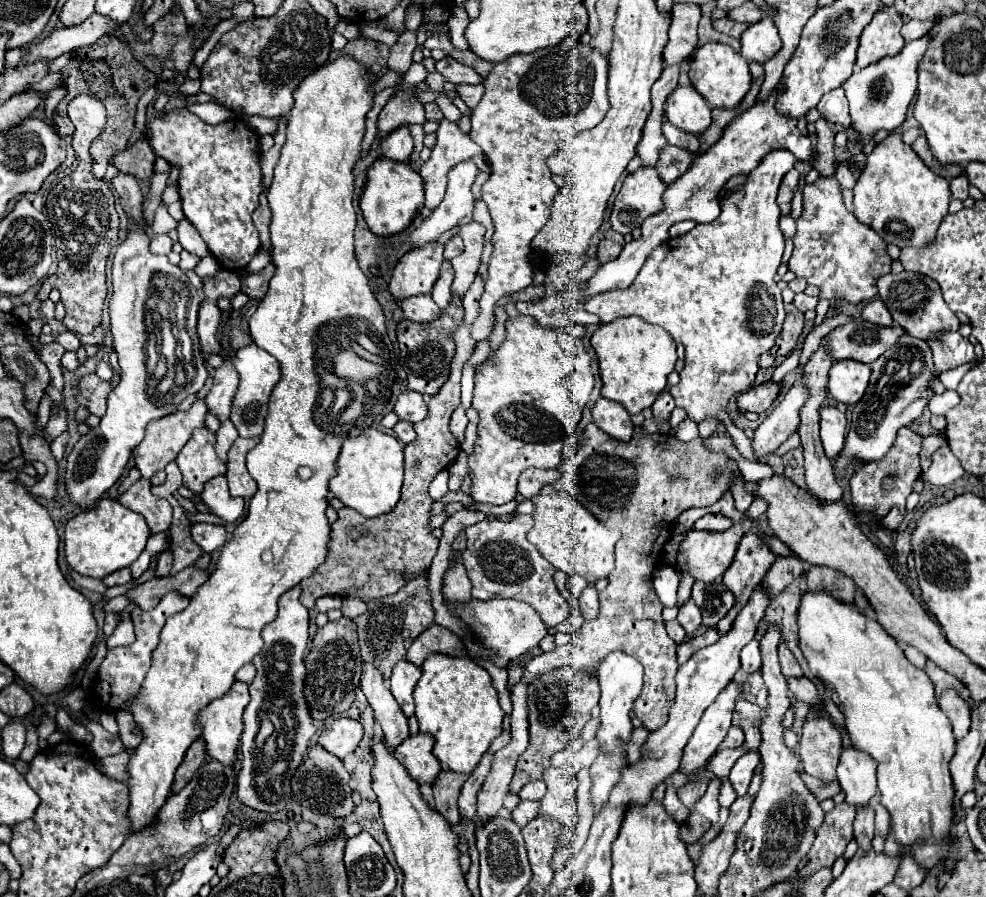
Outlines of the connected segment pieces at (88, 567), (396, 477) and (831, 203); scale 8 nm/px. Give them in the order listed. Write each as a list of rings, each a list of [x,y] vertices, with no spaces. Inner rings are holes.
[[[102,498],[96,508],[84,510],[66,522],[64,552],[72,570],[90,578],[104,578],[120,568],[130,566],[144,550],[150,536],[144,516],[132,512],[116,500]]]
[[[366,428],[356,438],[346,438],[338,456],[338,476],[330,480],[330,492],[344,502],[344,506],[354,508],[366,518],[390,512],[400,500],[400,488],[404,480],[404,452],[402,444],[378,430]]]
[[[818,178],[814,184],[804,186],[804,210],[800,218],[796,220],[796,234],[794,234],[794,252],[790,258],[788,268],[798,276],[804,278],[808,284],[820,288],[820,300],[846,300],[850,304],[860,304],[860,302],[870,302],[876,294],[876,282],[880,276],[890,272],[892,258],[886,252],[884,240],[872,232],[872,228],[864,226],[858,222],[852,212],[846,210],[842,202],[842,192],[838,180],[832,178]]]

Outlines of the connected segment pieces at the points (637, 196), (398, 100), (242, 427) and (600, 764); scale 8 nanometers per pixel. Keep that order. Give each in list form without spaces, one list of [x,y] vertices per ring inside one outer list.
[[[642,166],[628,174],[614,200],[610,216],[612,230],[618,234],[630,234],[634,228],[640,228],[648,216],[662,210],[664,190],[666,184],[654,168]]]
[[[396,92],[378,116],[378,132],[376,140],[380,142],[384,136],[394,132],[404,124],[424,124],[424,106],[412,98],[410,92]]]
[[[250,344],[250,346],[240,348],[234,354],[232,366],[236,368],[236,372],[240,376],[240,384],[238,384],[236,396],[232,400],[230,420],[236,424],[236,430],[238,430],[238,434],[242,438],[258,438],[262,434],[262,428],[264,428],[264,418],[266,418],[266,410],[268,410],[268,400],[270,400],[272,388],[280,378],[278,360],[272,358],[262,348],[258,348],[256,344]]]
[[[616,650],[616,652],[610,652],[598,672],[596,672],[596,678],[600,682],[600,688],[602,688],[602,696],[600,696],[600,730],[596,732],[596,740],[602,744],[602,754],[594,760],[592,768],[590,768],[590,774],[592,774],[592,780],[594,780],[594,786],[592,786],[592,804],[594,804],[594,812],[600,810],[600,804],[606,802],[610,790],[614,788],[614,784],[618,782],[620,778],[620,772],[622,768],[626,766],[626,748],[624,748],[624,742],[630,738],[630,732],[632,732],[632,724],[630,724],[630,710],[632,710],[632,702],[636,700],[636,696],[640,694],[642,690],[642,666],[636,658]]]

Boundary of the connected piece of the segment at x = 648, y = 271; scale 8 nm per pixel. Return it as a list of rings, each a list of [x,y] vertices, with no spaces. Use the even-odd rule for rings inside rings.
[[[770,152],[764,160],[746,176],[742,190],[720,200],[720,216],[710,224],[698,224],[682,238],[666,240],[654,252],[648,254],[636,280],[626,290],[604,292],[588,300],[586,312],[596,314],[602,322],[612,322],[622,316],[638,316],[644,322],[664,328],[672,340],[684,344],[684,370],[680,372],[680,384],[670,388],[670,394],[678,408],[686,412],[688,420],[700,424],[704,418],[716,418],[725,425],[740,454],[754,460],[752,441],[744,431],[737,428],[726,412],[732,396],[746,392],[758,372],[758,358],[776,344],[776,336],[782,332],[784,306],[780,288],[774,282],[776,270],[782,264],[784,236],[778,228],[780,208],[776,204],[776,192],[780,180],[794,168],[796,158],[792,152]]]

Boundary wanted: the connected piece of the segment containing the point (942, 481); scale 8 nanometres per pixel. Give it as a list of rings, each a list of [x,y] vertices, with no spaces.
[[[948,446],[936,450],[932,454],[930,468],[922,472],[924,484],[932,484],[932,486],[950,486],[962,476],[964,476],[964,468],[960,466],[958,458],[950,452]]]

